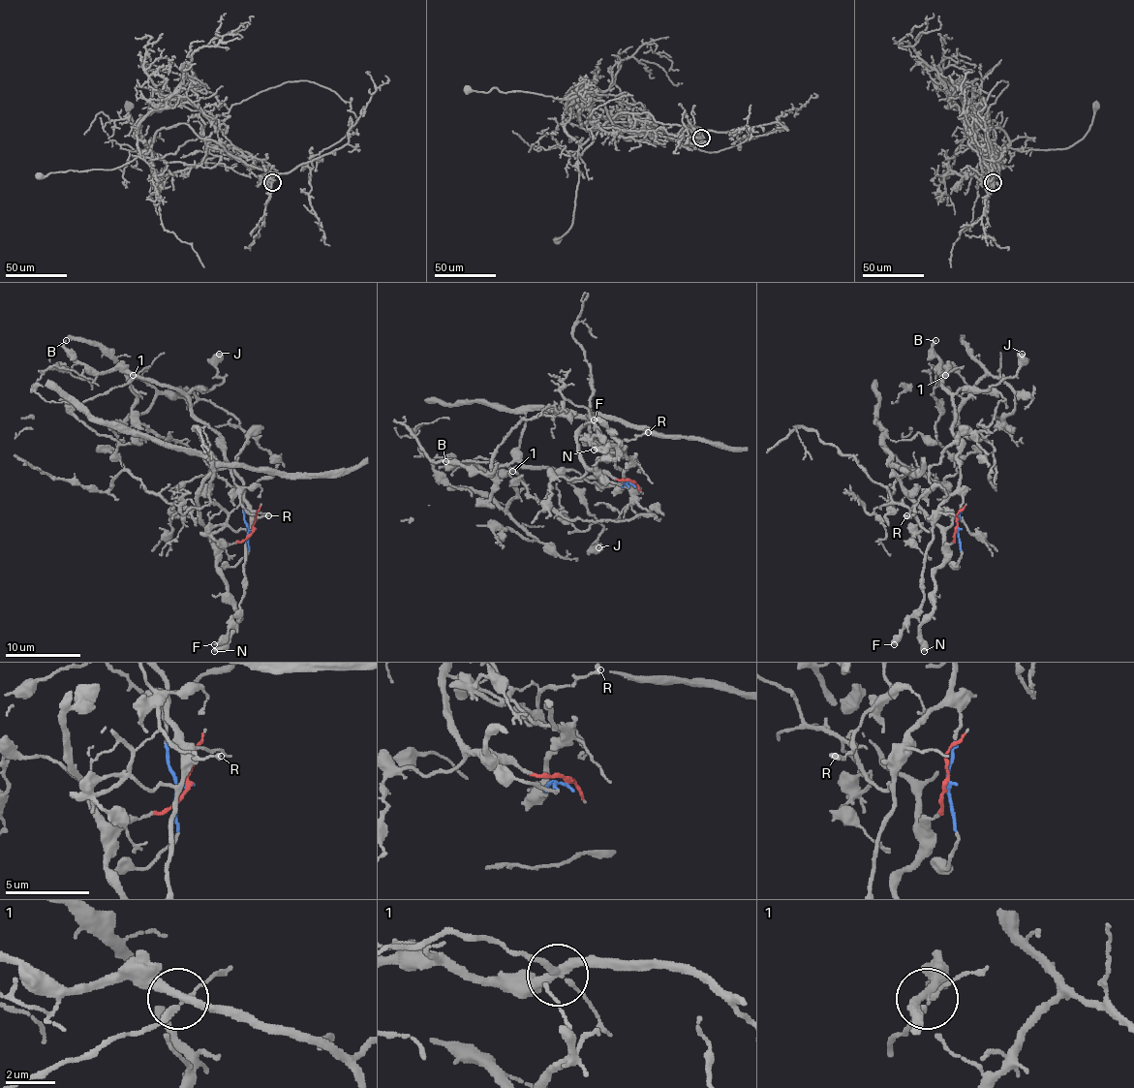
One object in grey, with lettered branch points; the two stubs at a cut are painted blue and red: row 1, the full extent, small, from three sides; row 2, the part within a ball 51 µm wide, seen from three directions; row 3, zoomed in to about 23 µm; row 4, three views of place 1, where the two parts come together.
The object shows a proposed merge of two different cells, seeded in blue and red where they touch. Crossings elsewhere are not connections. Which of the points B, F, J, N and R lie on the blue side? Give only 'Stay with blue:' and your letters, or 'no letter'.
Stay with blue: B, F, J

